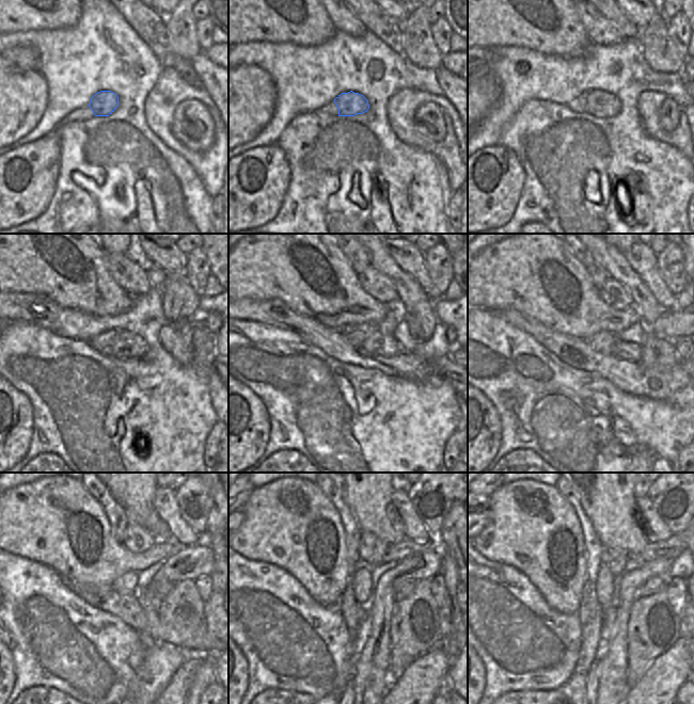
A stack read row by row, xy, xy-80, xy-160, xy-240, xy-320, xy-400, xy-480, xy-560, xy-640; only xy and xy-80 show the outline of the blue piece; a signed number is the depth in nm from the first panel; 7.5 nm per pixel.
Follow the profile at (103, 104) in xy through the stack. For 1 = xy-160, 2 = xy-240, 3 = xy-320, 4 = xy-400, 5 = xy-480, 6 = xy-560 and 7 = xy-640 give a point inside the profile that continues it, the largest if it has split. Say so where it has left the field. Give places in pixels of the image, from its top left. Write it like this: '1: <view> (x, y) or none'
1: xy-160 (599, 104)
2: xy-240 (127, 345)
3: xy-320 (378, 344)
4: xy-400 (630, 351)
5: xy-480 (158, 591)
6: xy-560 (408, 587)
7: xy-640 (651, 587)

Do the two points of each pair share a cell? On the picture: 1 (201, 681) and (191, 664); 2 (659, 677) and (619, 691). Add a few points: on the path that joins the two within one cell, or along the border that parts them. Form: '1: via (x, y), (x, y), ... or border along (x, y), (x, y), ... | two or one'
1: border along (202, 655), (203, 659), (188, 692) | two
2: border along (630, 687), (628, 692) | two

